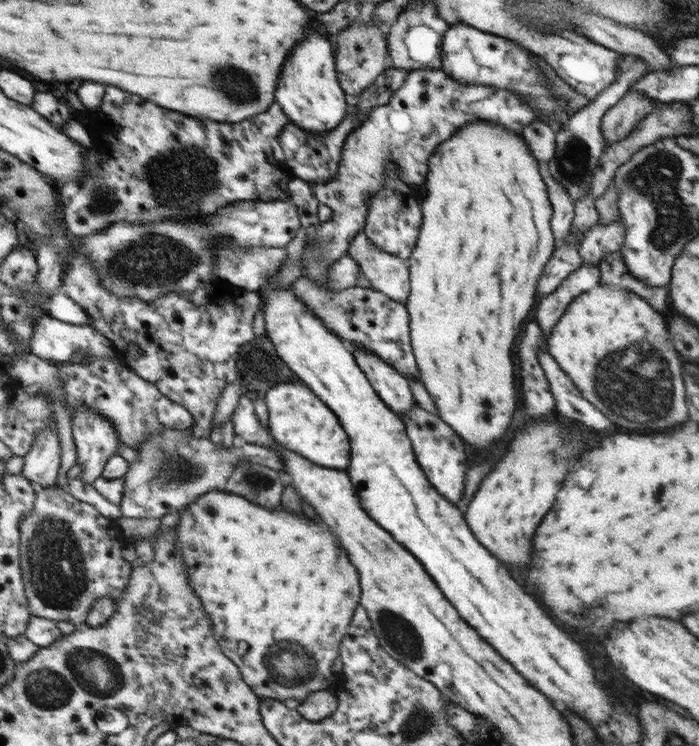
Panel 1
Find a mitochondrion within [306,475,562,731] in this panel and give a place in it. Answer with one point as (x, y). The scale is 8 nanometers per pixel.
(404, 637)

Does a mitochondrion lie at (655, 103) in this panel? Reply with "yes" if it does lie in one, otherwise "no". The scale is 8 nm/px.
no

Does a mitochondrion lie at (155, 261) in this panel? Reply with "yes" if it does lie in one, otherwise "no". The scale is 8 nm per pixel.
yes

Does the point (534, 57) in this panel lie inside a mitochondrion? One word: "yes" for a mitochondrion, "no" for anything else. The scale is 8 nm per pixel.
no

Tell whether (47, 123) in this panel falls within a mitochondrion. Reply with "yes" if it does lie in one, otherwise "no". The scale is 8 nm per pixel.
no

